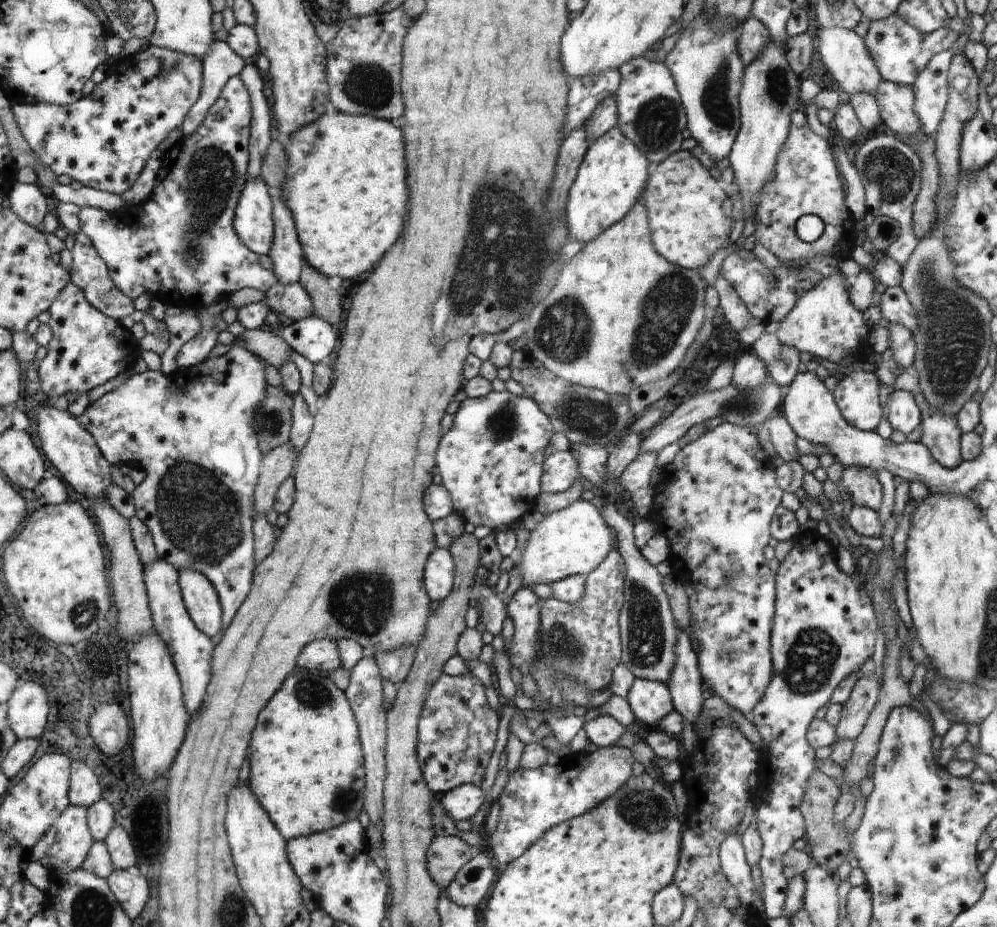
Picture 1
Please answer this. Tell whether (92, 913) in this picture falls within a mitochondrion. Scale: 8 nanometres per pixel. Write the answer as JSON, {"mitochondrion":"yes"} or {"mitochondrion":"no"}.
{"mitochondrion":"yes"}

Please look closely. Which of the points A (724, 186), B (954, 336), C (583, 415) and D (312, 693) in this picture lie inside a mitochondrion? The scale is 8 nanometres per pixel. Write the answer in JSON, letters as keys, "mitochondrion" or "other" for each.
{"A":"other","B":"mitochondrion","C":"mitochondrion","D":"mitochondrion"}

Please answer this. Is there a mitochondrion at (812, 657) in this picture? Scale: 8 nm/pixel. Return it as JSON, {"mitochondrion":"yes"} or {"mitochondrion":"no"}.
{"mitochondrion":"yes"}

